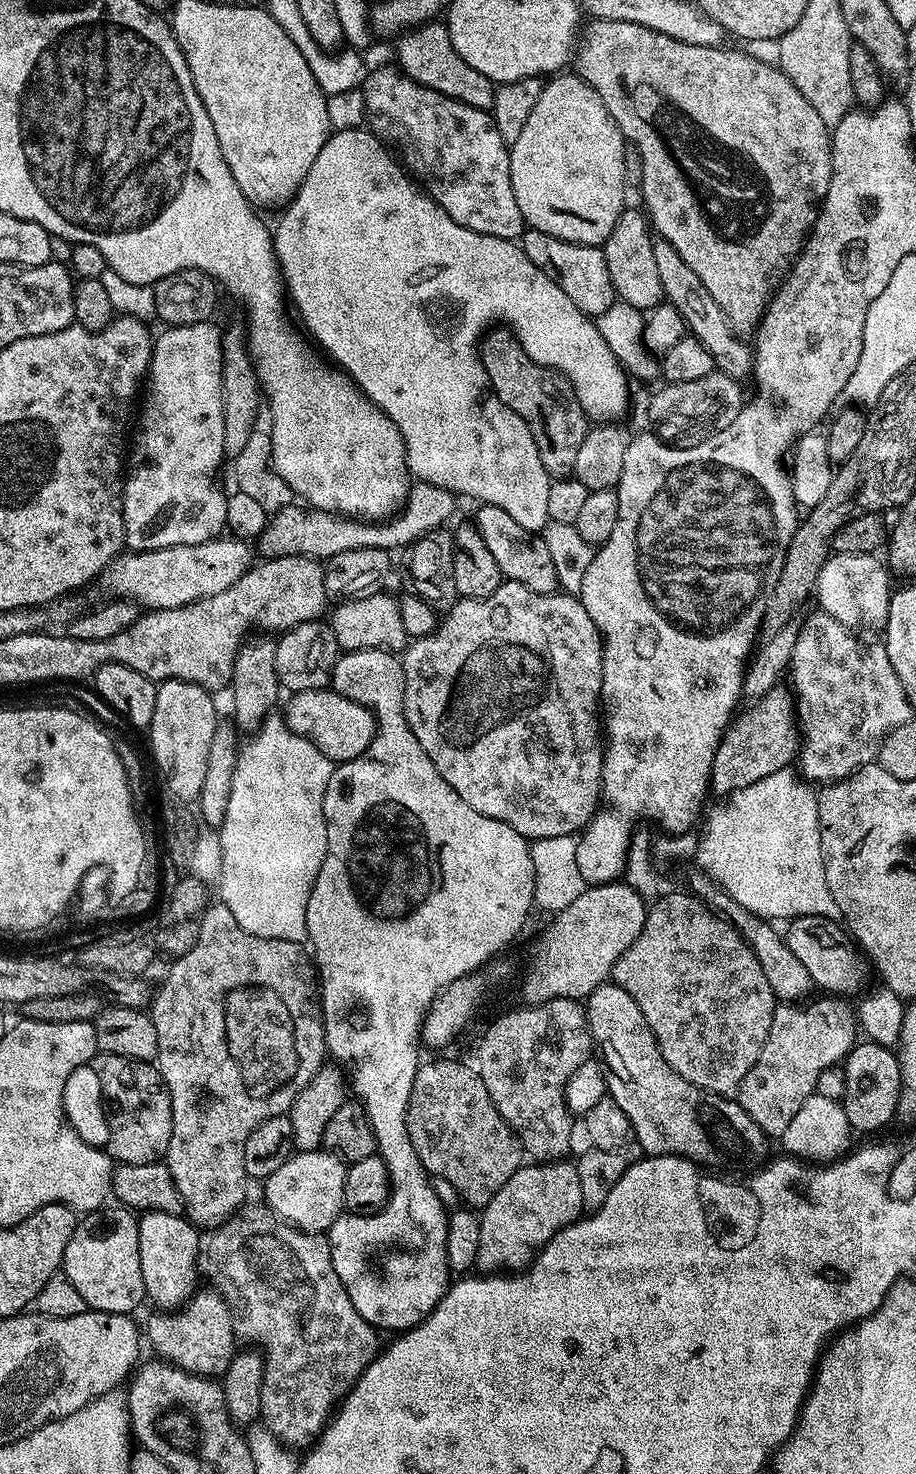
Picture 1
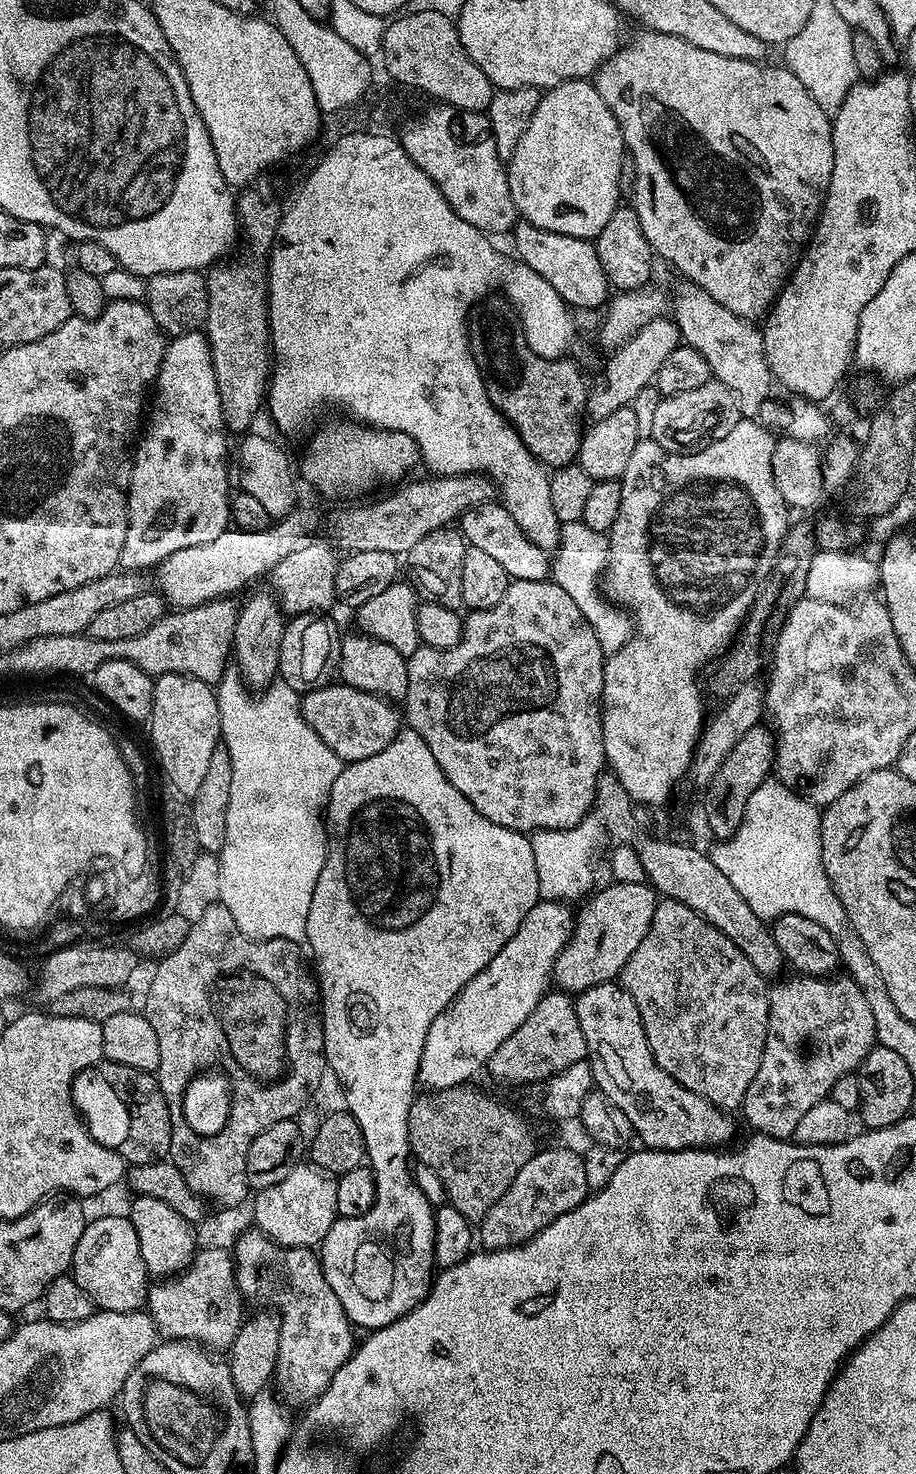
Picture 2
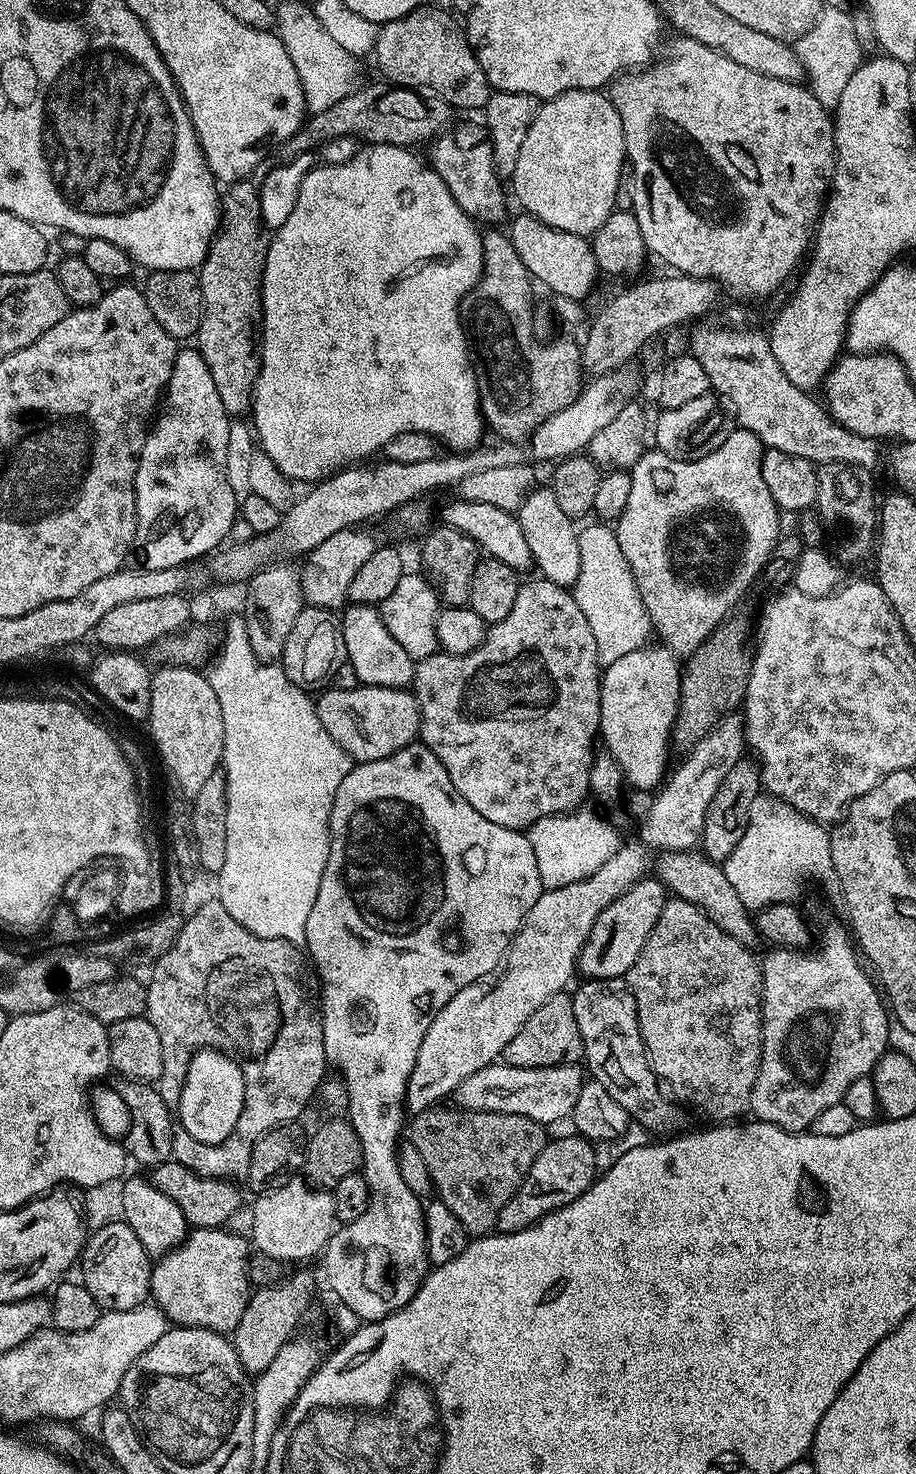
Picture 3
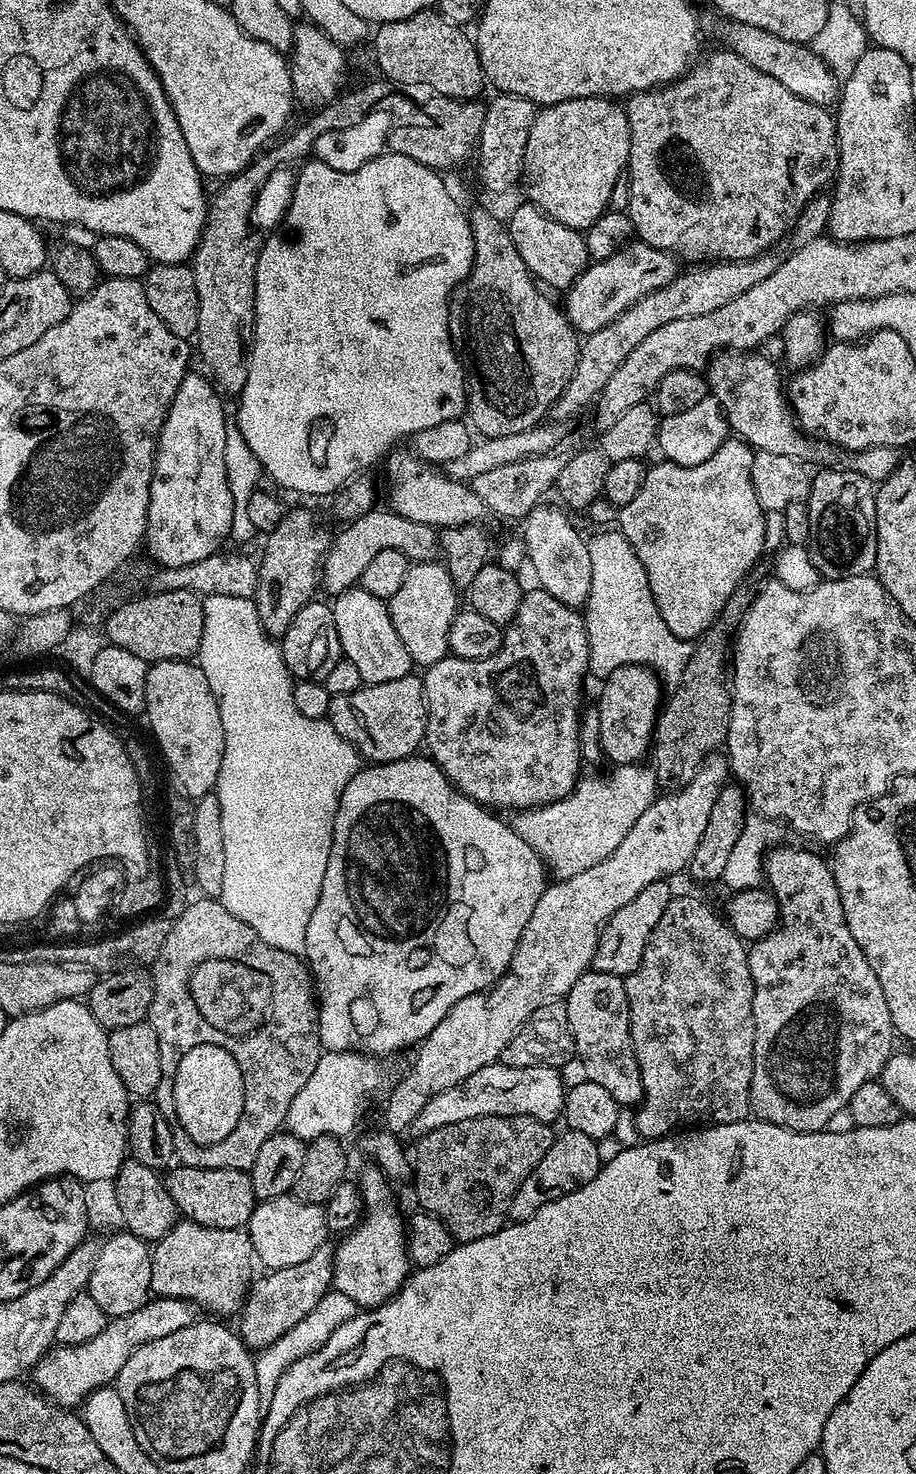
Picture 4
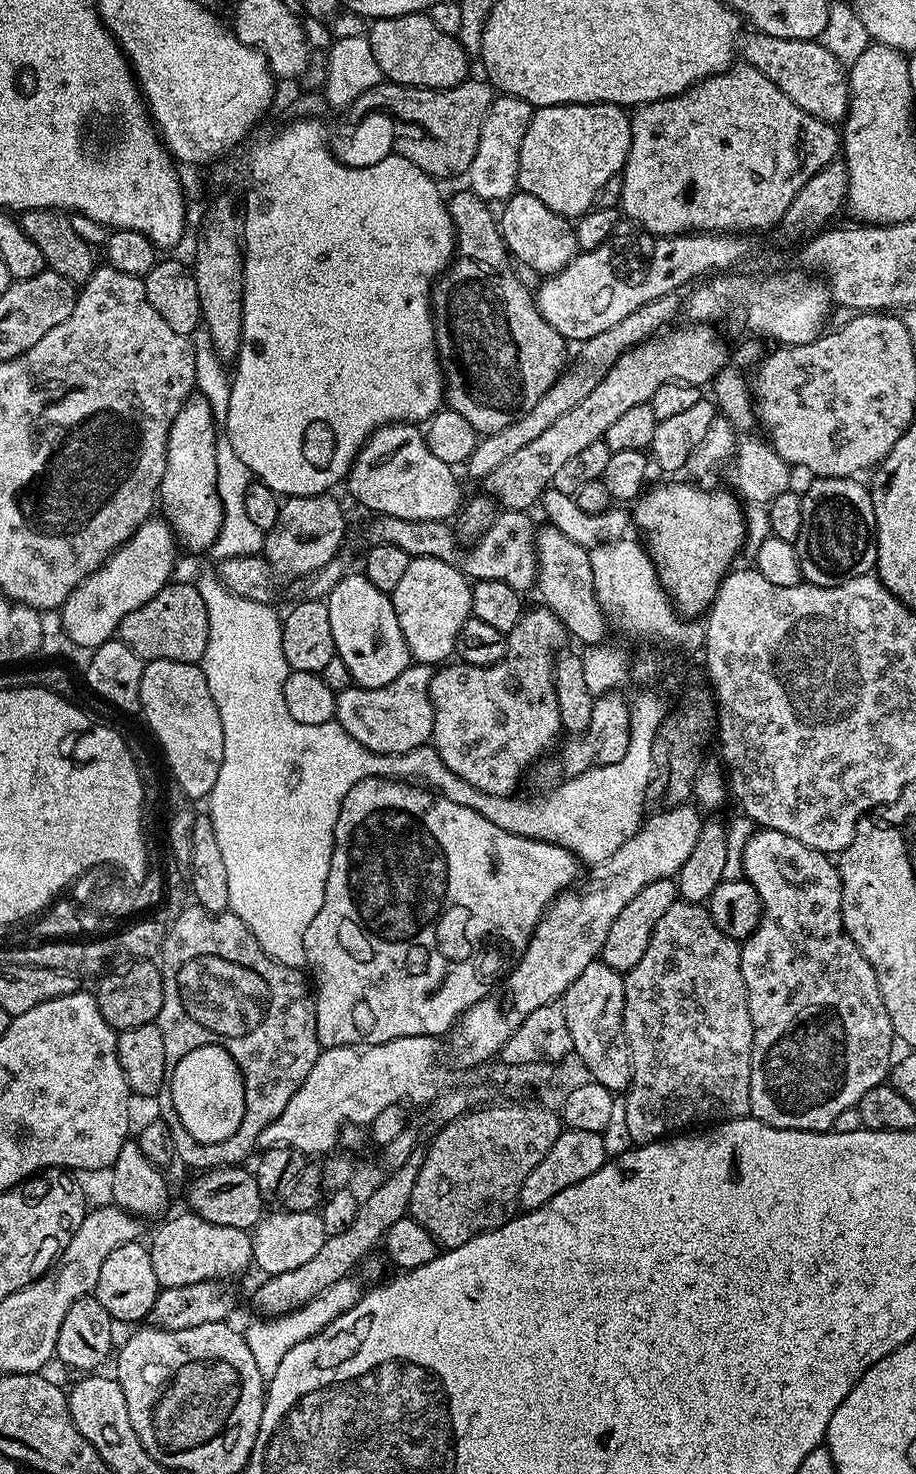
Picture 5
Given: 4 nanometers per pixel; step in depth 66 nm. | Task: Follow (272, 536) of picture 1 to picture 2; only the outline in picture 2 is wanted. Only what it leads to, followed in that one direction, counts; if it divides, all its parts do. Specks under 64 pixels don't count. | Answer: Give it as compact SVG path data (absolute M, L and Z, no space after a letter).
M471 472L466 476L432 474L427 478L429 480L409 479L404 482L409 484L401 483L397 492L390 493L377 504L366 504L362 508L350 508L338 513L332 520L331 539L341 549L344 547L343 551L348 554L362 550L406 554L418 546L418 542L422 542L430 530L449 527L474 506L491 504L498 496L498 489L491 478L479 472Z

